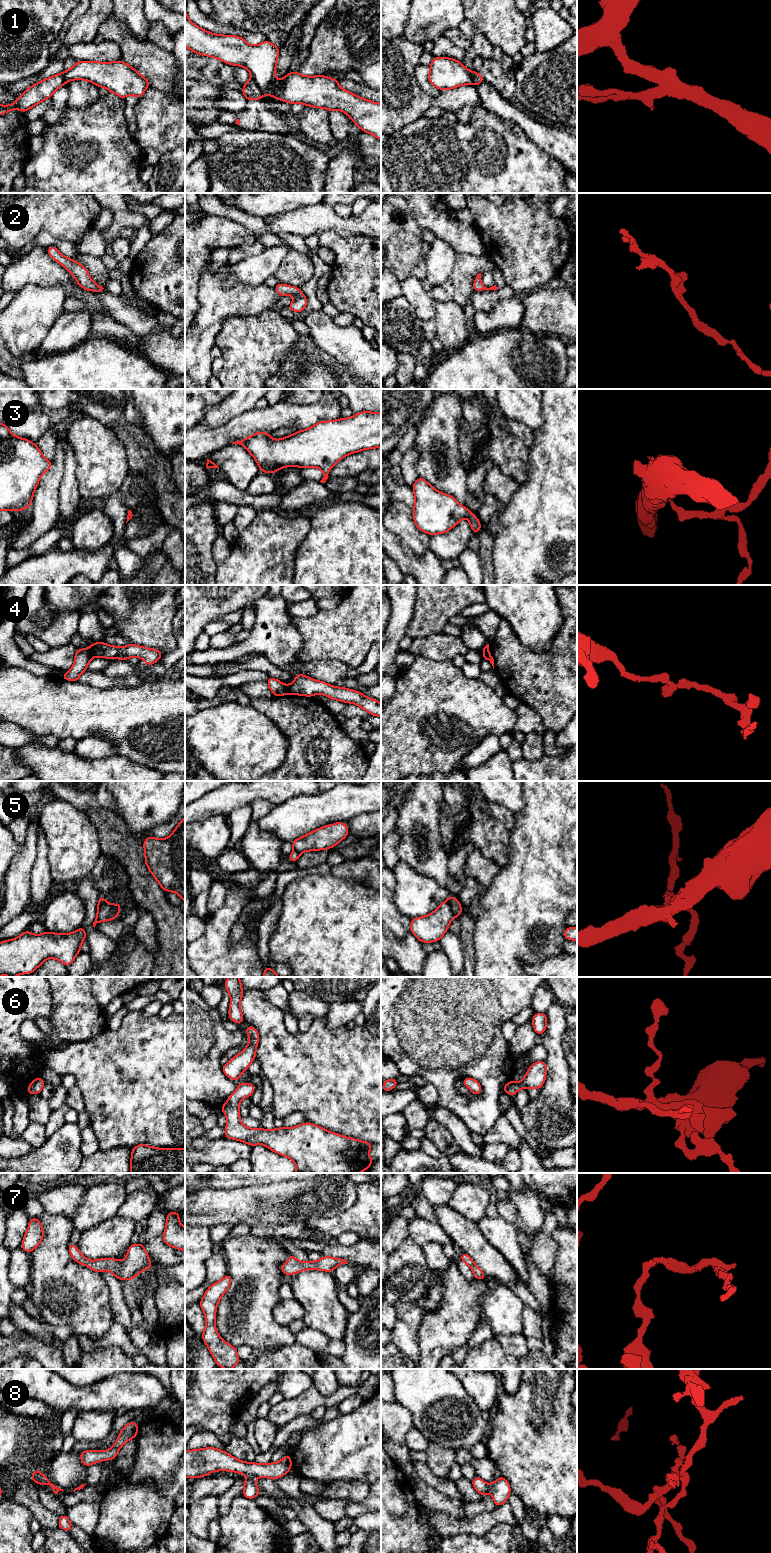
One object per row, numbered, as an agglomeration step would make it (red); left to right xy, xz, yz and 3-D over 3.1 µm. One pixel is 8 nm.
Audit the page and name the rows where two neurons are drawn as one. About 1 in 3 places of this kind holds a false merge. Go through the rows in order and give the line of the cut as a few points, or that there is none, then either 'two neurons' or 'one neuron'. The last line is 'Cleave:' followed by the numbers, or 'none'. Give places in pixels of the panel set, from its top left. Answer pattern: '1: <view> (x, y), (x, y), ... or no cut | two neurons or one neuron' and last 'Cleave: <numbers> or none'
1: xz (251, 78), (264, 94) | two neurons
2: no cut | one neuron
3: no cut | one neuron
4: xy (89, 647), (93, 655) | two neurons
5: yz (447, 900), (455, 916) | two neurons
6: no cut | one neuron
7: no cut | one neuron
8: yz (489, 1485), (490, 1491) | two neurons
Cleave: 1, 4, 5, 8

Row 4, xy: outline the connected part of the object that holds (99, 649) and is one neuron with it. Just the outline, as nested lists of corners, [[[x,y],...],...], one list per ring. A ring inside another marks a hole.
[[[96,642],[90,645],[93,656],[107,659],[128,660],[137,656],[146,661],[146,666],[155,664],[164,654],[157,649],[142,647],[136,644],[128,644],[124,647],[108,645],[105,642]]]

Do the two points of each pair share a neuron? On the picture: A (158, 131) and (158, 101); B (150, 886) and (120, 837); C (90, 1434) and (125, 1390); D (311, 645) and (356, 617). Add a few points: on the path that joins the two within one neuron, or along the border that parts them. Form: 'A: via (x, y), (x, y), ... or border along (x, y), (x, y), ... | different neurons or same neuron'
A: via (158, 124), (158, 108) | same neuron
B: via (138, 874), (134, 865), (134, 858), (129, 849) | same neuron
C: border along (85, 1410), (115, 1411) | different neurons
D: via (322, 640), (328, 635), (339, 634), (345, 628) | same neuron

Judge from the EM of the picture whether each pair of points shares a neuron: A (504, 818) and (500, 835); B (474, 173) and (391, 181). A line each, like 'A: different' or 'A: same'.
A: different
B: same

